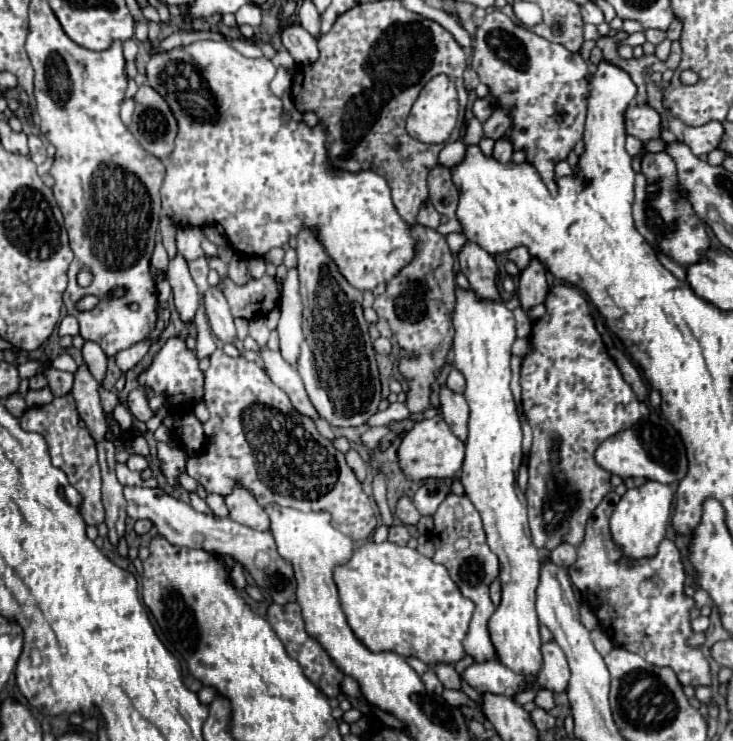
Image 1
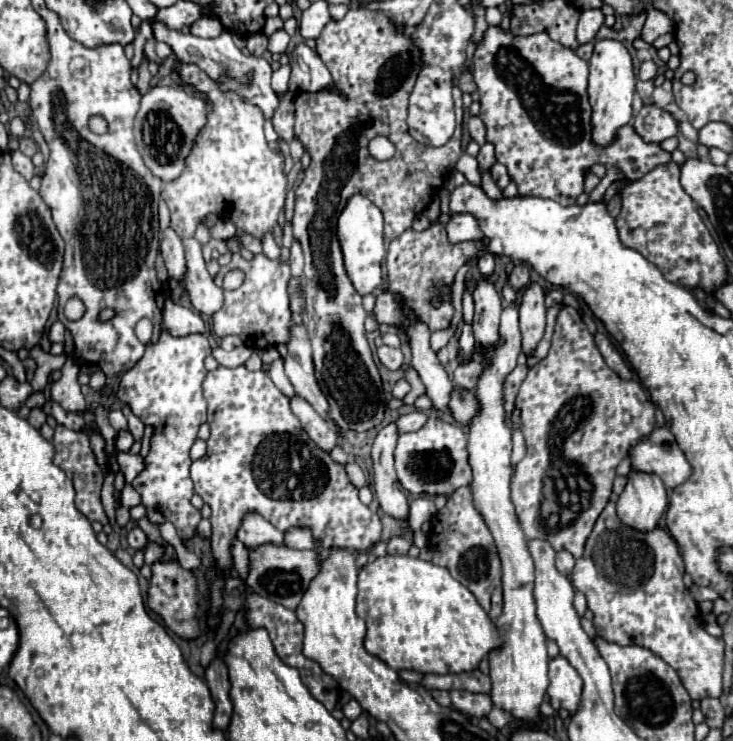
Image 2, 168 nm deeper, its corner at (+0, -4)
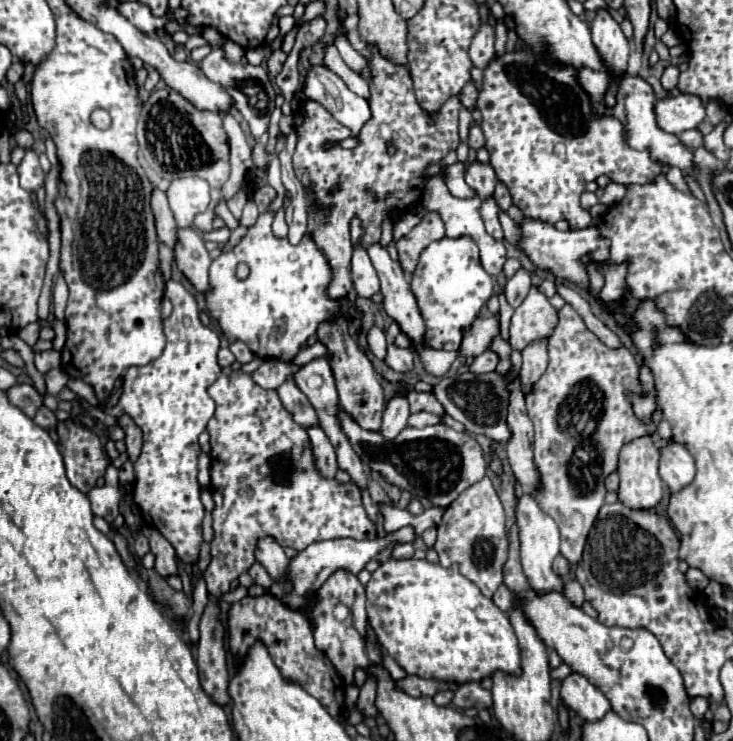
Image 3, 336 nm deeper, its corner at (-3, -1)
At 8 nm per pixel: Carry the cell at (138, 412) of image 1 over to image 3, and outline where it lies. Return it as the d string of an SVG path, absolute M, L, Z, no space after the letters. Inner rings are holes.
M122 416L118 418L118 424L122 426L122 430L126 432L126 452L128 452L128 458L130 462L134 462L140 454L140 448L142 448L142 432L140 428L134 424L134 420L130 416Z

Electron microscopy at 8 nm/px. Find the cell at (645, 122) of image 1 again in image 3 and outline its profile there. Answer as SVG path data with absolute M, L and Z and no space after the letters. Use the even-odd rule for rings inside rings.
M678 94L658 100L656 120L658 126L670 134L680 134L690 128L698 128L706 118L704 102L694 94Z

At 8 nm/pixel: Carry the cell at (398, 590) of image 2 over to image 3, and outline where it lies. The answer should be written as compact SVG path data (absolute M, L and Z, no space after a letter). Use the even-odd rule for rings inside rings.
M392 558L372 574L366 586L366 608L380 644L408 674L466 684L494 672L514 676L522 672L520 648L508 616L456 568Z

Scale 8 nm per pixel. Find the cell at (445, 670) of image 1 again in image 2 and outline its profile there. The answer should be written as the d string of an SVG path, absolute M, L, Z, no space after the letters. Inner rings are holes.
M449 691L453 707L459 709L461 713L473 715L473 717L483 717L491 711L493 703L489 695L483 693L469 693L469 691Z

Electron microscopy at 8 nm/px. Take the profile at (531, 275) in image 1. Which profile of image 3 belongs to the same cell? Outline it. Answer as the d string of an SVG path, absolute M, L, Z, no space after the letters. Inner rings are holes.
M546 340L532 342L522 350L522 368L520 368L520 386L522 392L528 394L532 390L532 384L544 374L548 366L548 352L546 352Z

